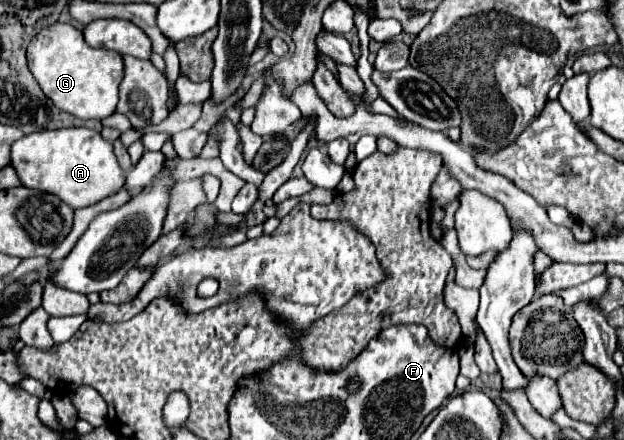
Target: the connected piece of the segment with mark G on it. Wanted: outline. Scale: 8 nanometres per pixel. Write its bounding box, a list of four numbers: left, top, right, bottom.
[26,22,124,120]

